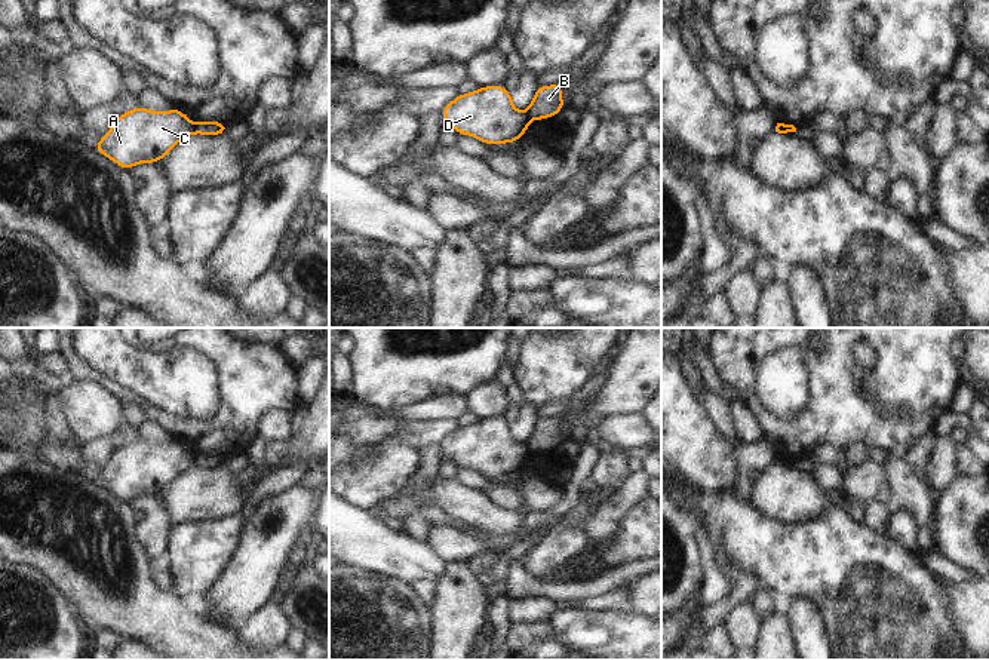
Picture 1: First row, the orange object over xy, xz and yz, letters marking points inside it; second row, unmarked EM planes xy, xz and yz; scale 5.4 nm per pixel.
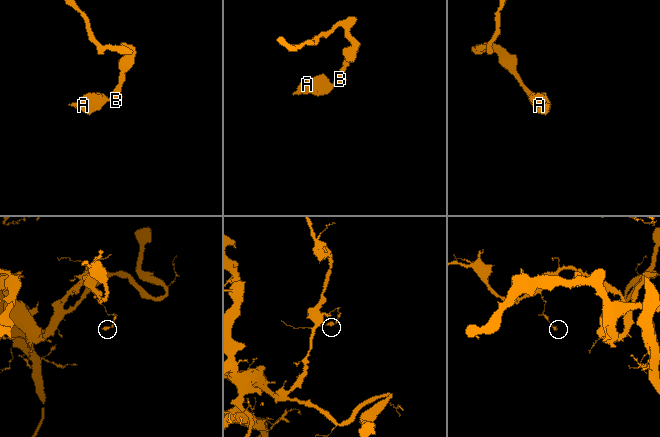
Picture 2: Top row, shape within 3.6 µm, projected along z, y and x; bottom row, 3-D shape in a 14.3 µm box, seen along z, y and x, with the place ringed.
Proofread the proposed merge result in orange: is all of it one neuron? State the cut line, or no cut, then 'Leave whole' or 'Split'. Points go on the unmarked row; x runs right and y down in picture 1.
Split along xy (196, 456), (193, 464). Split

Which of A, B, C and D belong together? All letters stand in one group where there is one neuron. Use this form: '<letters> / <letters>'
A C D / B

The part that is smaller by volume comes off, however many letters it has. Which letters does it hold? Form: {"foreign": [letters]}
{"foreign": ["A", "C", "D"]}

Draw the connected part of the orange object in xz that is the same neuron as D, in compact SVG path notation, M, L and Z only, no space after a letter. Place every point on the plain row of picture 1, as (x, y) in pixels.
M503 417L477 420L458 426L442 442L442 458L454 460L460 469L469 467L486 478L520 473L528 463L525 443L513 439L512 426Z

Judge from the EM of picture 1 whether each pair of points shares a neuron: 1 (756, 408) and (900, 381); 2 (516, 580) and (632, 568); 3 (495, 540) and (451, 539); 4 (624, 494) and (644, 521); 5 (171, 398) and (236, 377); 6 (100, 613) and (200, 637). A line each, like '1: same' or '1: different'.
1: same
2: same
3: same
4: different
5: different
6: same

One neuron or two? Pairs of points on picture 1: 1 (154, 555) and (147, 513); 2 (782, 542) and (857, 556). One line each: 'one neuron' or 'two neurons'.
1: one neuron
2: one neuron

